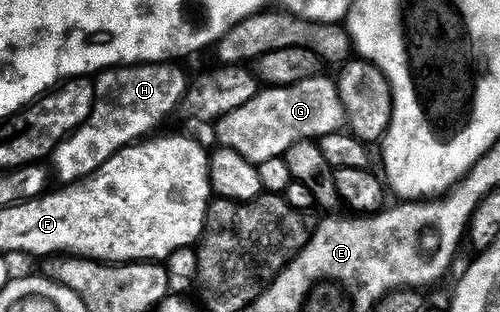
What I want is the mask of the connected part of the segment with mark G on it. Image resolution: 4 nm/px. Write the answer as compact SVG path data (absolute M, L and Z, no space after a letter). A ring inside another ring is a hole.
M319 76L300 80L291 86L271 86L259 89L258 95L236 112L218 119L216 129L223 147L236 150L255 164L286 155L292 144L319 140L347 125L344 104L333 77Z

